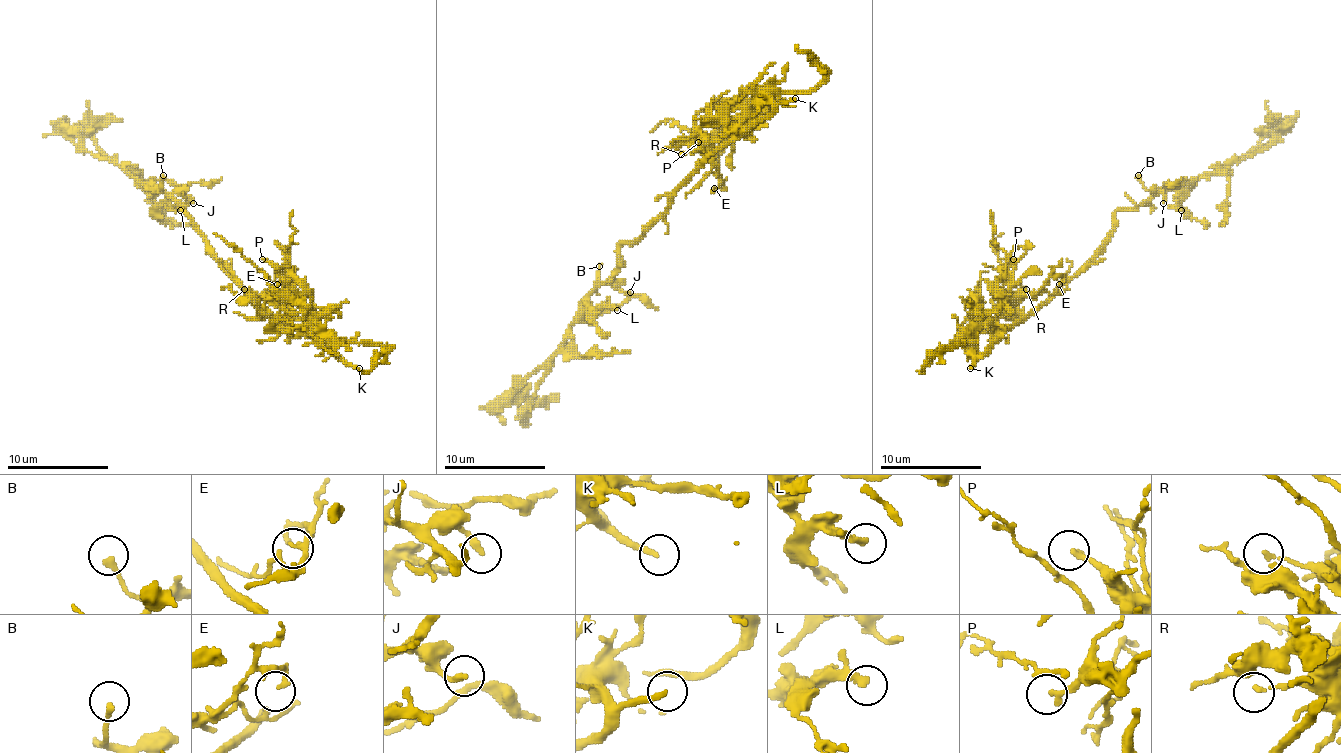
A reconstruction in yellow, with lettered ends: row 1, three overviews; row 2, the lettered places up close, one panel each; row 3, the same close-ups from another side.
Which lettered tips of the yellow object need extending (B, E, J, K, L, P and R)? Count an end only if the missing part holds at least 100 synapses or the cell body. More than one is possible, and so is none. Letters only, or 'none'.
K

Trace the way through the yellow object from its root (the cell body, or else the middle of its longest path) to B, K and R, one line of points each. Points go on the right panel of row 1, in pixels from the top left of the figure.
B: (1095, 256), (1112, 228), (1112, 216), (1120, 208), (1138, 208), (1153, 195), (1138, 175)
K: (1095, 256), (1011, 327), (970, 368)
R: (1095, 256), (1044, 302), (1016, 320), (1008, 312), (1008, 307), (1026, 289)

